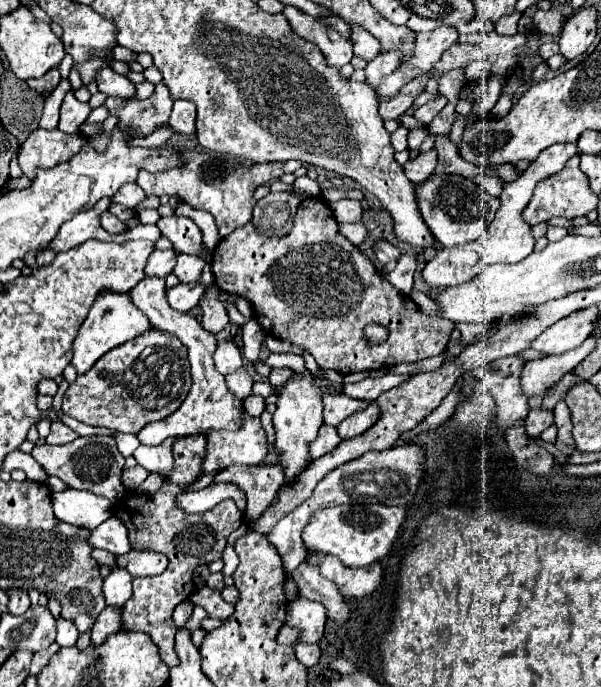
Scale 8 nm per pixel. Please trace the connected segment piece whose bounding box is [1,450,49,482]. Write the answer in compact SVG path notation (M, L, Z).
M21 450L9 452L9 456L5 456L5 460L1 464L1 470L7 470L7 472L13 472L15 468L21 468L29 480L47 482L47 478L49 478L49 474L43 468L39 468L39 464L31 458L31 454L23 454Z

